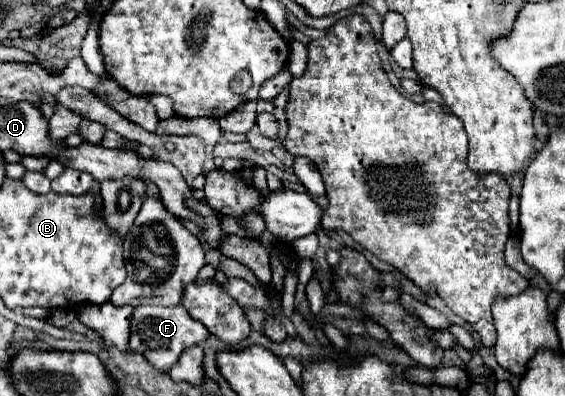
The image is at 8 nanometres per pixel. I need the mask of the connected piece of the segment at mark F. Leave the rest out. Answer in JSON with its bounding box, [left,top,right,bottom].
[129,304,209,372]

